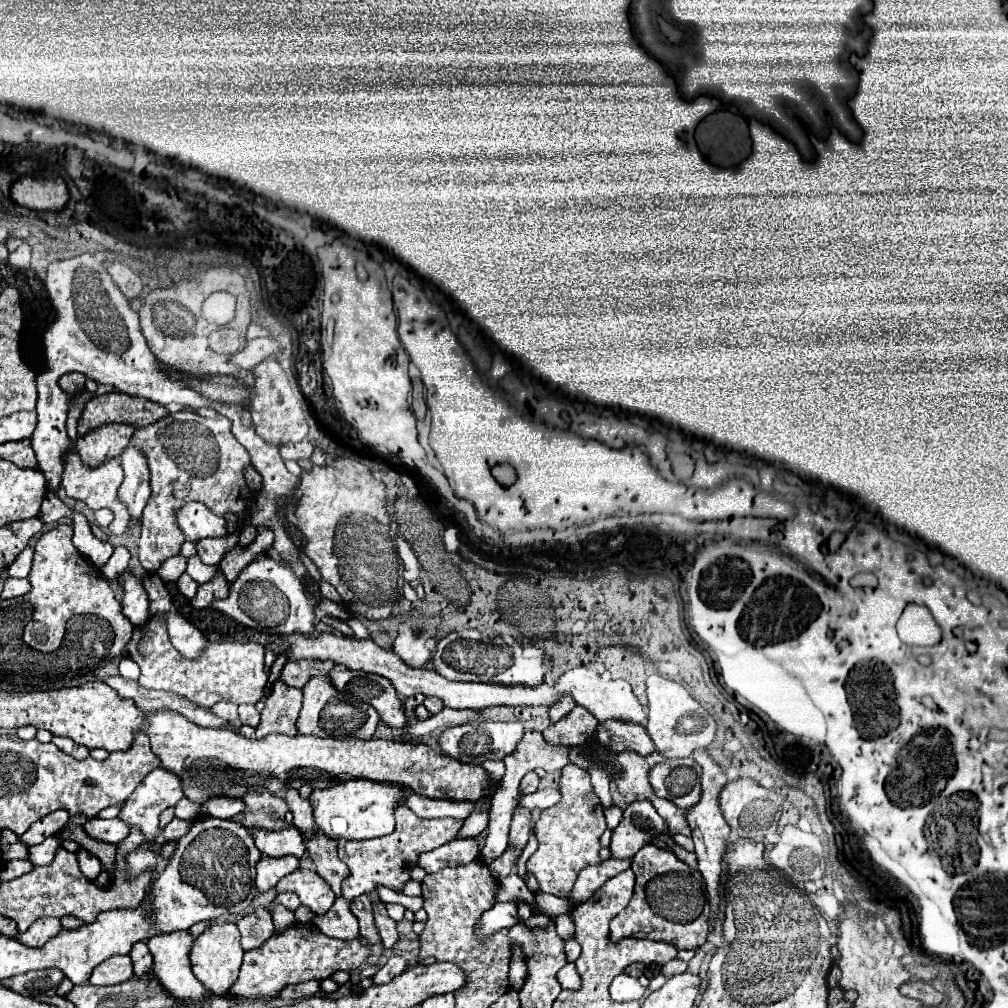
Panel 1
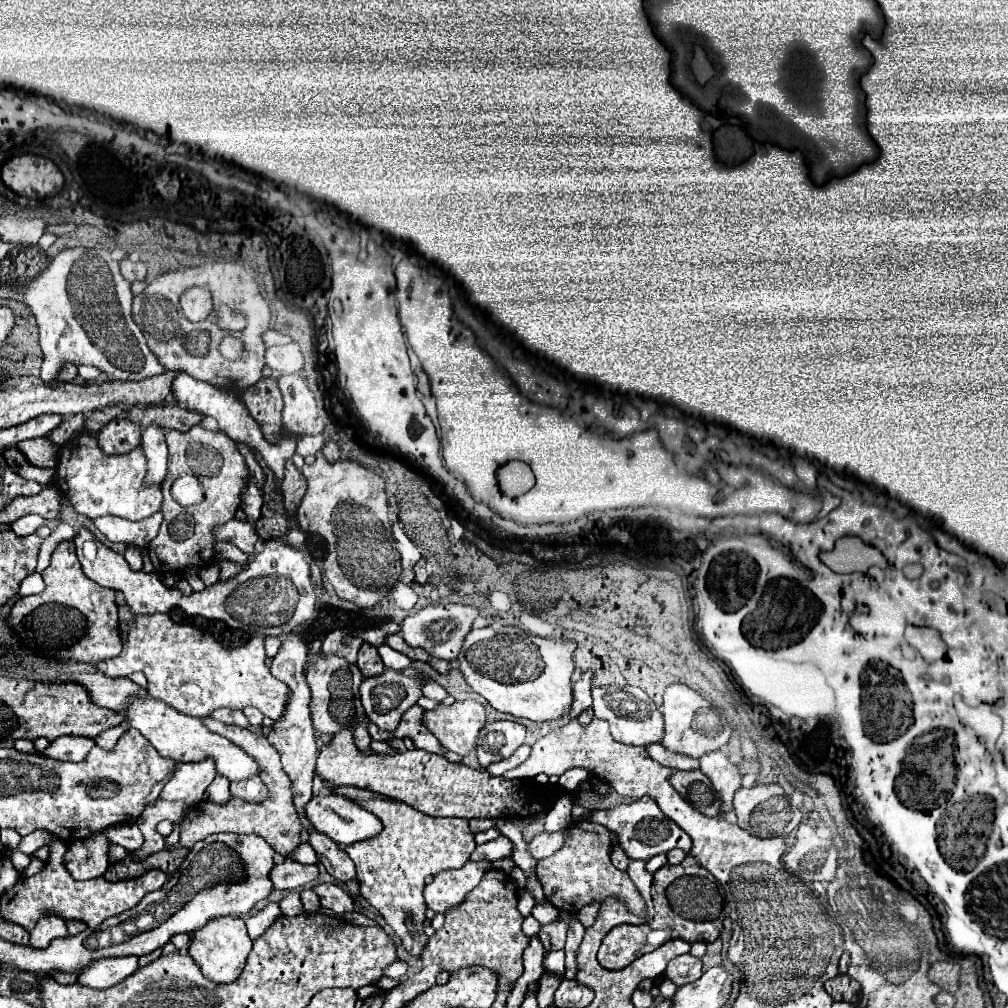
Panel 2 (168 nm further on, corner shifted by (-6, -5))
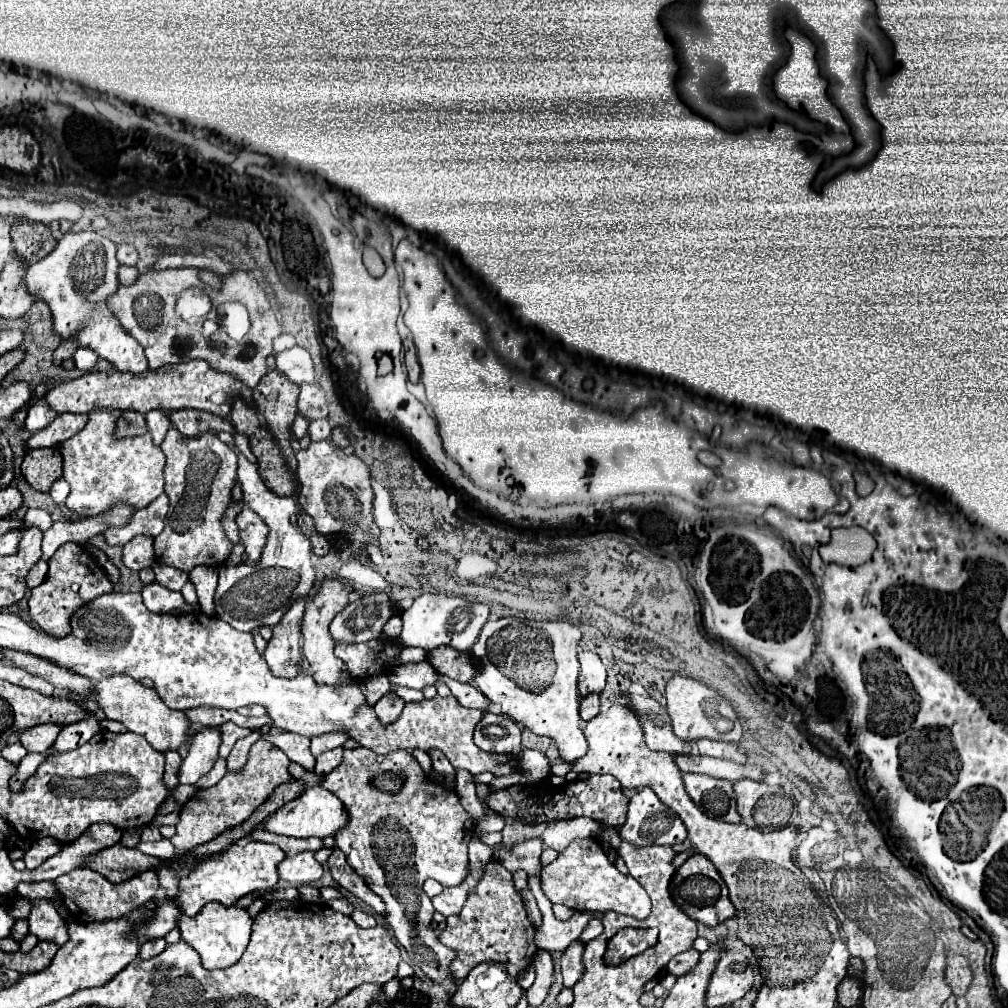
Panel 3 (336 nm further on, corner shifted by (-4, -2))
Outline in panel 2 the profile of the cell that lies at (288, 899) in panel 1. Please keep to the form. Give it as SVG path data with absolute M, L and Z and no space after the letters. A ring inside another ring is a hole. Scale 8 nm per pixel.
M302 891L300 893L302 903L304 903L304 911L318 911L320 909L320 897L314 891Z

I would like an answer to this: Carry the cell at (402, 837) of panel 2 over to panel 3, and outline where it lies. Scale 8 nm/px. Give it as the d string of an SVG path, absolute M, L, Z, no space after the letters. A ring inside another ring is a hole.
M364 746L354 750L344 750L344 760L338 768L334 768L328 776L322 780L322 788L336 794L346 810L350 812L350 822L344 830L336 834L336 846L346 854L348 864L364 878L370 890L382 898L386 904L384 918L394 930L396 940L406 948L410 960L422 968L422 972L430 980L438 980L444 984L446 992L452 994L456 990L454 980L450 978L448 966L454 960L454 950L442 946L430 928L434 906L428 898L428 894L422 890L422 884L426 878L434 878L443 887L458 886L468 876L468 842L474 832L474 820L470 814L460 806L460 798L454 792L448 792L444 786L438 786L436 782L430 782L420 768L420 764L414 760L414 756L406 750L396 750L390 754L374 754L374 750L368 750ZM392 770L404 778L404 786L398 794L386 794L380 790L374 790L370 786L370 776Z

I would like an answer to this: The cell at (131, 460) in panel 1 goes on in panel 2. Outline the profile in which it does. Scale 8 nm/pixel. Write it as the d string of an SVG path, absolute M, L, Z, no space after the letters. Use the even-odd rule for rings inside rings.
M148 425L142 431L142 449L148 461L148 483L162 483L166 477L168 449L160 425Z

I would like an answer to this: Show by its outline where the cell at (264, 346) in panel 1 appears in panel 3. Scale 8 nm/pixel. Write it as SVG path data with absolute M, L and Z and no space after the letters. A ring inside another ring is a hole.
M294 346L290 350L278 352L278 354L274 354L274 358L276 358L276 368L282 374L286 374L292 382L296 382L296 384L316 382L312 358L310 358L308 350L304 350L302 346Z

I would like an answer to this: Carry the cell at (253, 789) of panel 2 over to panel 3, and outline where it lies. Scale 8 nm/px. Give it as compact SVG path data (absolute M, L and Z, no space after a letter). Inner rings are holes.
M254 730L250 736L238 740L230 752L230 756L226 758L226 764L228 764L228 772L240 772L244 766L246 766L246 760L248 760L248 750L250 746L260 738L260 732Z

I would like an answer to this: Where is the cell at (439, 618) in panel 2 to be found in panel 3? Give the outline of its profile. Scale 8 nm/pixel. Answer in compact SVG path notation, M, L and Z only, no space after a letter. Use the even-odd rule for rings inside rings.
M426 592L414 600L414 604L402 614L404 628L398 636L398 642L402 646L418 646L424 650L434 650L438 646L450 646L454 650L466 652L474 646L482 626L486 624L490 614L490 608L486 604L478 602L466 602L462 598L438 594L438 592Z

